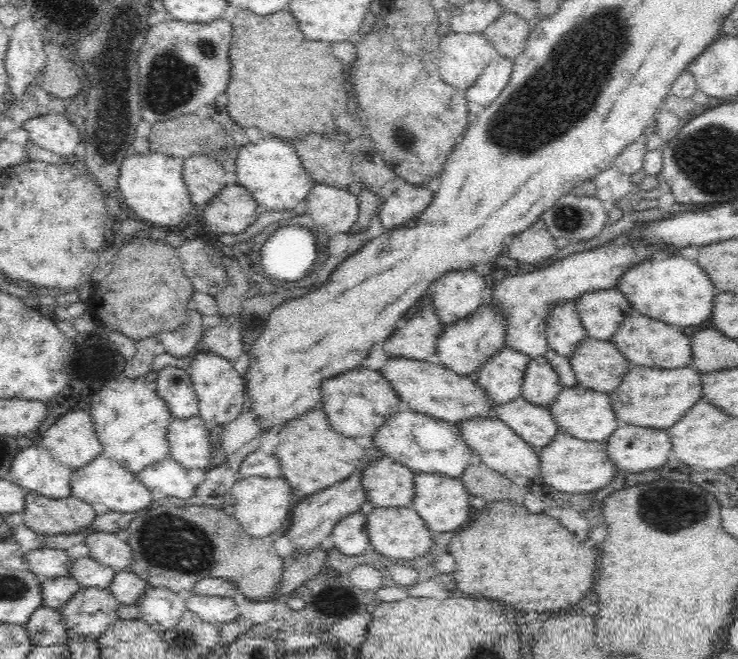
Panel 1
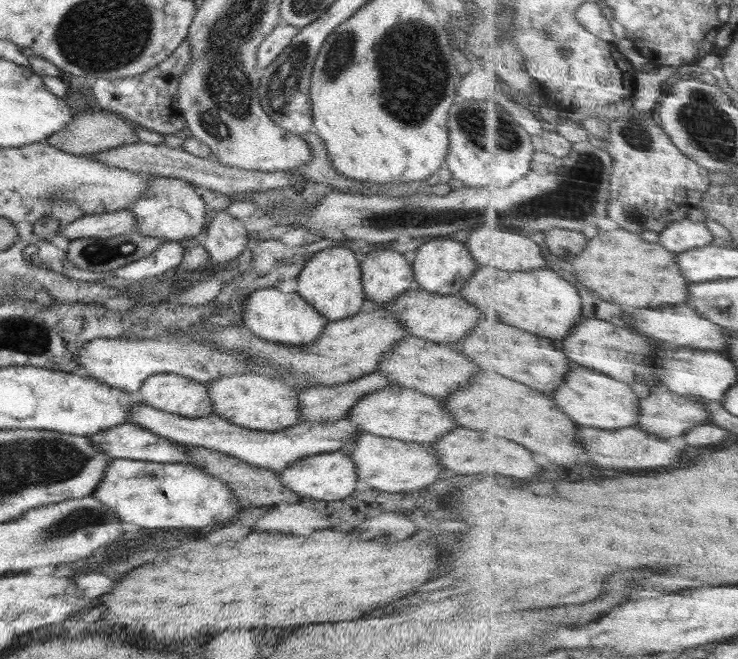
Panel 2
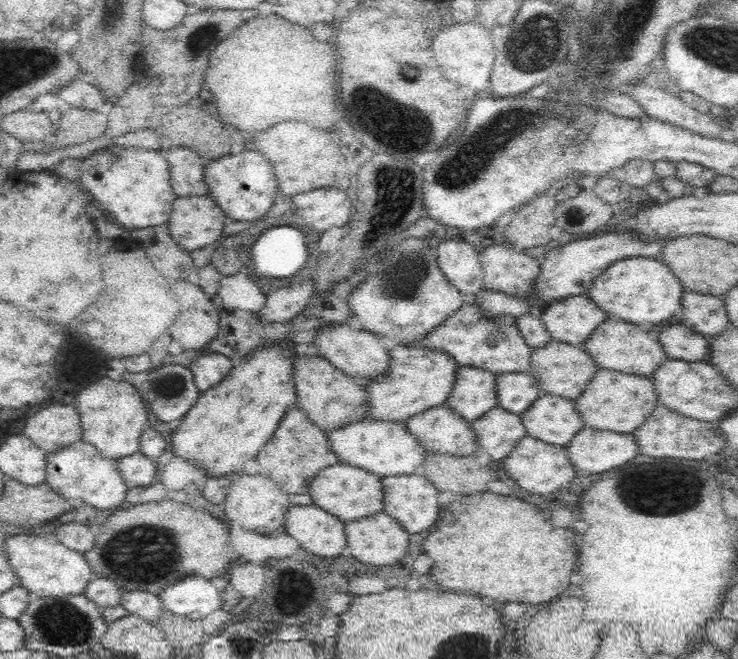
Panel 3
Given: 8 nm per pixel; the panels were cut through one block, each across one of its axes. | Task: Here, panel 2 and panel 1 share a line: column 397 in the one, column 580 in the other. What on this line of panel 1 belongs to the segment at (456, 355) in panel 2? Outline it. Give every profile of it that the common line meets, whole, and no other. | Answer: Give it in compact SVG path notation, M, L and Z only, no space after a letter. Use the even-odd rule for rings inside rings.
M588 336L578 342L568 360L578 384L601 393L618 388L633 365L611 340Z

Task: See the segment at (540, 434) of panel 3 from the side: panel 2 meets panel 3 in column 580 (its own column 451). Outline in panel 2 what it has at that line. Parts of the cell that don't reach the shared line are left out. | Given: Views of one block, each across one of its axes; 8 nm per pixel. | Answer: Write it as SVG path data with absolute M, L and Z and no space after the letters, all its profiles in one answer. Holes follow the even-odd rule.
M388 385L365 394L348 412L349 419L361 432L404 442L433 443L457 426L444 410L443 401L412 388Z

